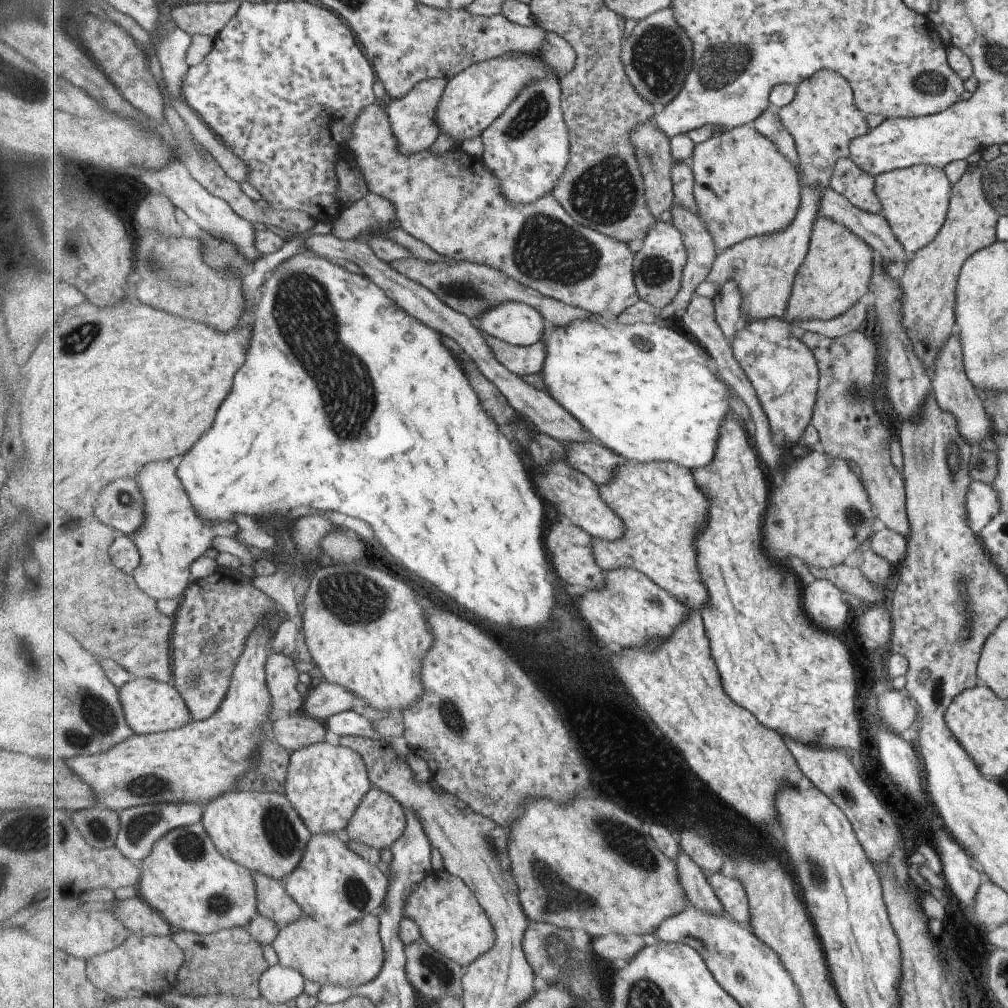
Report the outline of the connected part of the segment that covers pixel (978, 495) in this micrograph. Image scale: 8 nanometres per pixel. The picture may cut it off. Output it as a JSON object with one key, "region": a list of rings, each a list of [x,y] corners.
{"region":[[[971,481],[965,492],[965,518],[975,533],[997,514],[999,502],[990,483]]]}

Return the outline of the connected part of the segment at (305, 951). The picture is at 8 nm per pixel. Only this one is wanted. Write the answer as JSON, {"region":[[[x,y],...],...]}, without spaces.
{"region":[[[304,913],[302,918],[280,930],[273,948],[279,965],[299,970],[309,981],[318,982],[321,986],[333,984],[357,989],[378,978],[385,963],[378,914],[369,914],[349,926],[332,928]]]}

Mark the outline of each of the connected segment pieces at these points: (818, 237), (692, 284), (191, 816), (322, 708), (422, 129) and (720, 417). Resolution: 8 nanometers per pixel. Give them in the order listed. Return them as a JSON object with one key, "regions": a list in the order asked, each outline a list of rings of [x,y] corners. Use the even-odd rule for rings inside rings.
{"regions":[[[[819,218],[811,230],[811,250],[807,266],[799,270],[795,290],[784,320],[795,323],[801,320],[828,320],[844,314],[867,292],[871,276],[871,246],[855,235],[849,227]]],[[[677,203],[674,204],[670,212],[672,213],[672,222],[674,226],[682,232],[686,240],[688,262],[682,277],[682,290],[670,306],[659,310],[659,317],[661,320],[675,318],[675,310],[688,308],[689,304],[691,304],[691,300],[695,298],[695,290],[709,278],[709,274],[711,274],[711,270],[713,270],[713,264],[715,264],[715,260],[717,260],[717,256],[720,252],[716,247],[713,236],[709,233],[703,220],[701,220],[695,212],[691,212],[691,210],[687,210],[685,206],[681,206],[681,204]]],[[[181,802],[181,804],[151,804],[137,806],[119,812],[121,830],[116,846],[133,863],[141,865],[142,861],[153,852],[155,842],[159,842],[167,832],[183,826],[202,823],[205,806],[201,802]]],[[[325,681],[316,687],[310,687],[303,707],[312,718],[326,722],[335,714],[351,711],[355,698],[359,699],[359,696],[345,686]]],[[[429,78],[419,82],[419,85],[415,86],[407,96],[391,98],[387,103],[386,109],[391,122],[391,132],[395,134],[397,142],[399,142],[399,150],[405,156],[415,156],[417,152],[429,150],[443,136],[435,116],[437,116],[437,110],[447,84],[447,79]]],[[[597,316],[595,322],[593,320],[577,320],[577,322],[573,322],[573,326],[569,324],[565,328],[545,330],[543,339],[547,344],[547,358],[545,358],[542,370],[543,378],[545,378],[545,390],[565,410],[571,412],[583,426],[587,426],[585,430],[591,434],[593,440],[635,463],[673,462],[691,470],[697,470],[697,468],[703,468],[703,466],[711,466],[711,462],[715,462],[719,442],[721,442],[719,438],[723,434],[723,422],[729,414],[732,414],[731,404],[727,399],[728,390],[731,389],[731,386],[726,386],[725,380],[715,371],[712,359],[694,338],[687,334],[678,334],[675,330],[658,322],[623,325],[619,320],[613,322]]]]}

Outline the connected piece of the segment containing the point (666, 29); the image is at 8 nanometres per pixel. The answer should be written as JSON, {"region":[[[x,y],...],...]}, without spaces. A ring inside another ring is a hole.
{"region":[[[663,8],[638,21],[623,42],[621,62],[635,90],[654,107],[662,109],[677,98],[695,68],[695,46],[687,32],[677,24],[673,8]]]}

